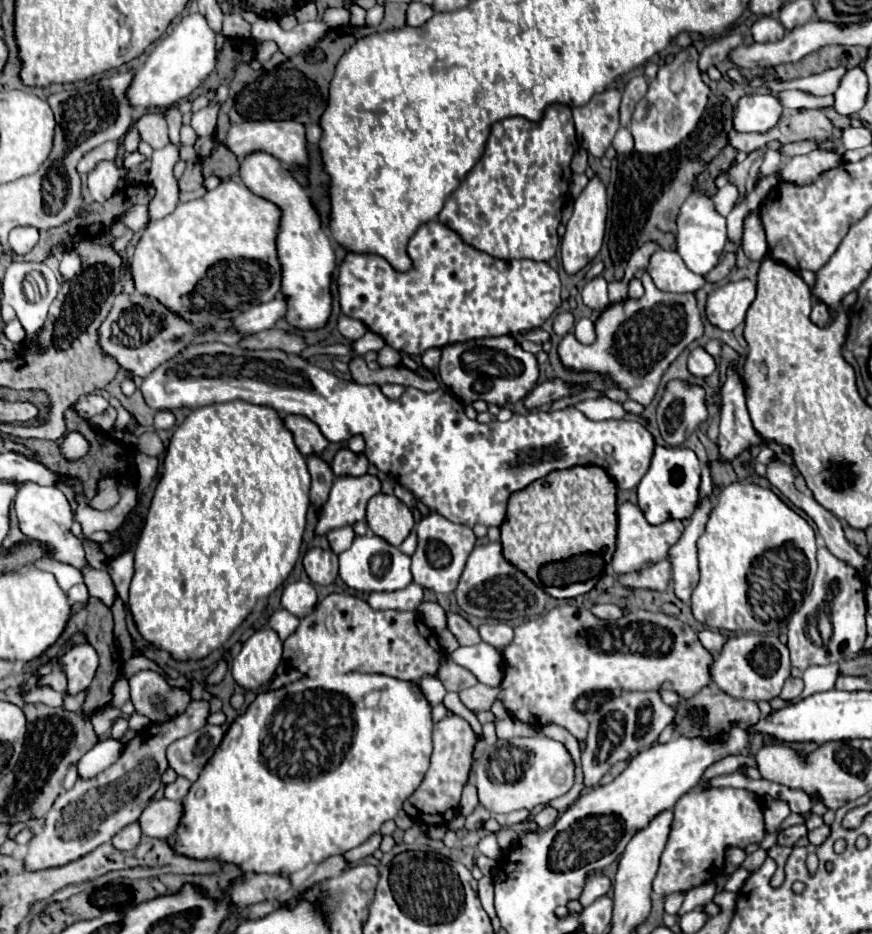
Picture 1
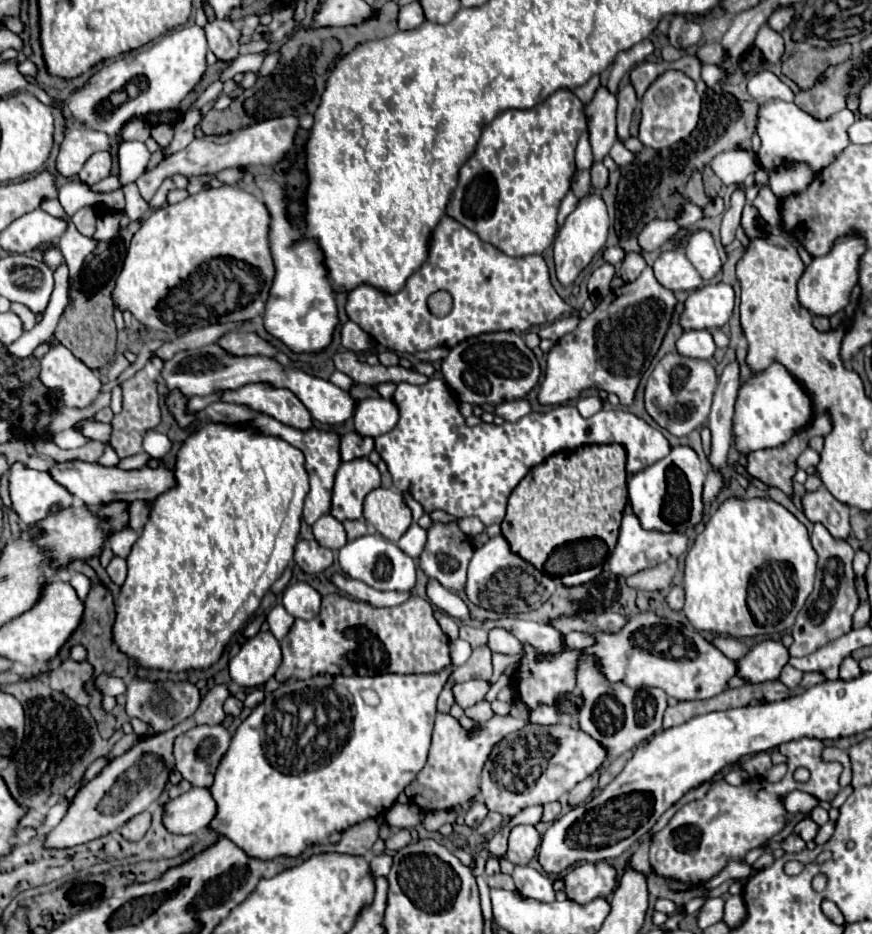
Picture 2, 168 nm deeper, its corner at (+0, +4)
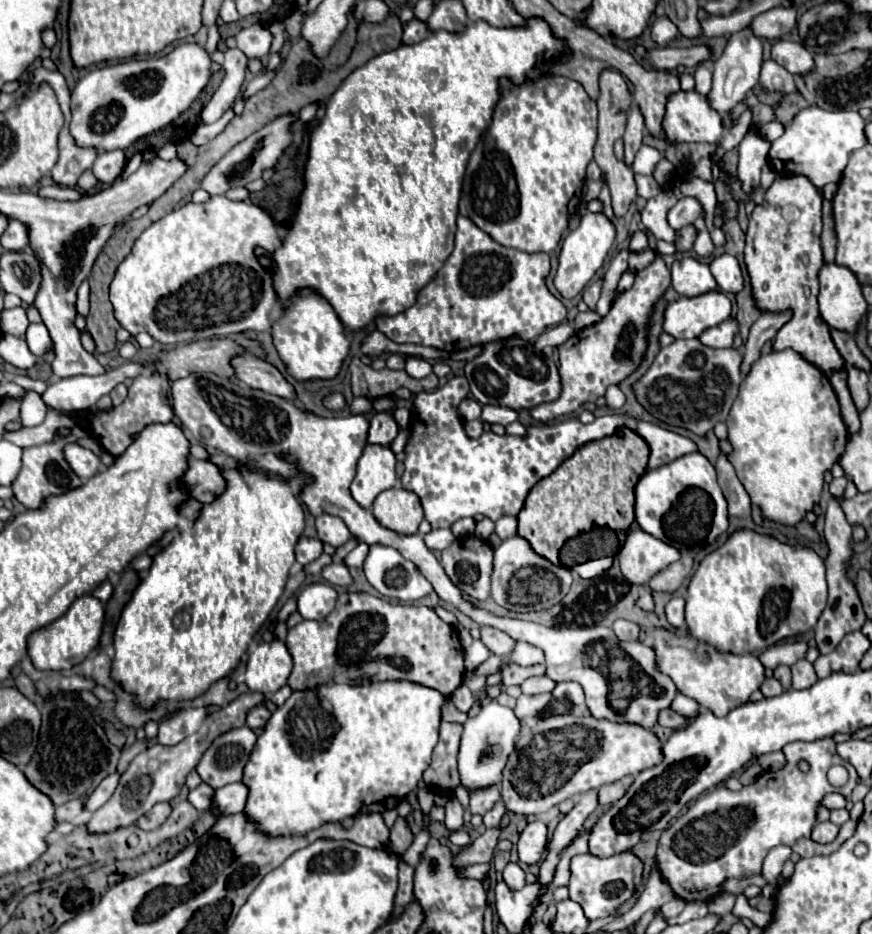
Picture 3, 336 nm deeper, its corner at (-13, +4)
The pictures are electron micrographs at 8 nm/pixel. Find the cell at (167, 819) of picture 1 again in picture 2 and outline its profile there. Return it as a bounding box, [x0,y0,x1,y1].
[163,788,217,834]

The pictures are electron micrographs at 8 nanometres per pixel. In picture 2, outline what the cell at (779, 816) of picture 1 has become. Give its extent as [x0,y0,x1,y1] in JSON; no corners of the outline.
[785,792,819,814]

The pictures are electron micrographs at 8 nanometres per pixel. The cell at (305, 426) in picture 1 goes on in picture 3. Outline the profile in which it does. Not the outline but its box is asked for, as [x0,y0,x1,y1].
[232,354,296,402]

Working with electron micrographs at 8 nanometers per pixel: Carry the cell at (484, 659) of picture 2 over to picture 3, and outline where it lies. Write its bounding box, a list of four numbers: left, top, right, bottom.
[500,662,546,686]

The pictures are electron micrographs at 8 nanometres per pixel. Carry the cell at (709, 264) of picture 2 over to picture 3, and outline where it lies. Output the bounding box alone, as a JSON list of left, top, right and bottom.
[710,254,742,292]

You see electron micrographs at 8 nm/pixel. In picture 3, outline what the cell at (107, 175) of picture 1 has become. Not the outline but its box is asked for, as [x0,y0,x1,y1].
[92,150,124,184]

